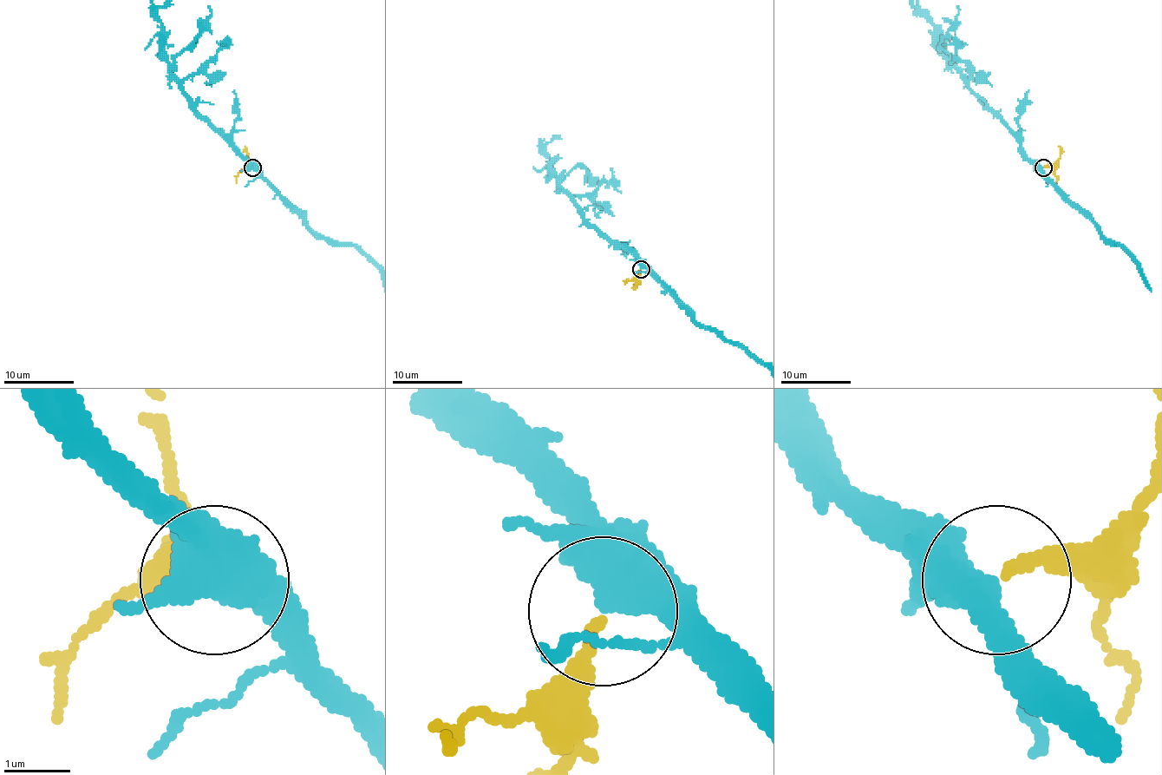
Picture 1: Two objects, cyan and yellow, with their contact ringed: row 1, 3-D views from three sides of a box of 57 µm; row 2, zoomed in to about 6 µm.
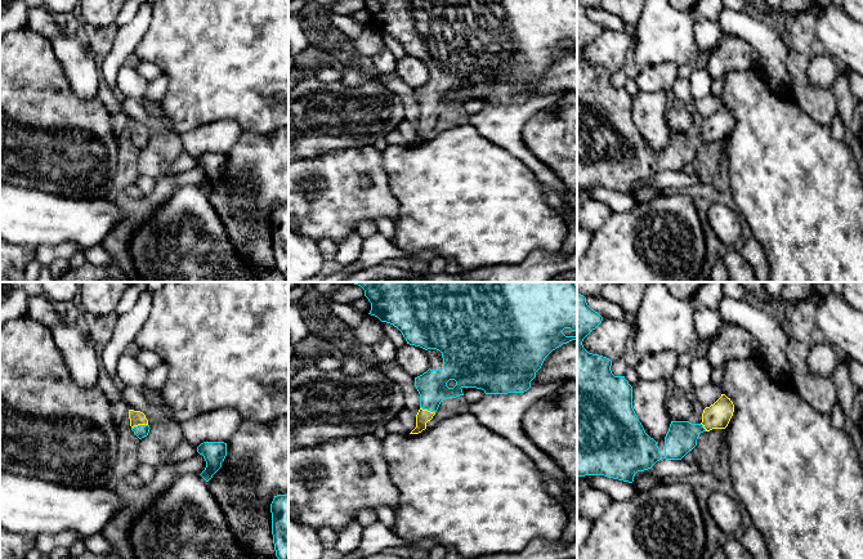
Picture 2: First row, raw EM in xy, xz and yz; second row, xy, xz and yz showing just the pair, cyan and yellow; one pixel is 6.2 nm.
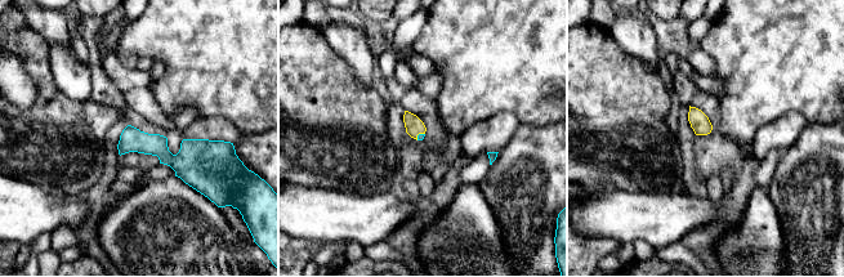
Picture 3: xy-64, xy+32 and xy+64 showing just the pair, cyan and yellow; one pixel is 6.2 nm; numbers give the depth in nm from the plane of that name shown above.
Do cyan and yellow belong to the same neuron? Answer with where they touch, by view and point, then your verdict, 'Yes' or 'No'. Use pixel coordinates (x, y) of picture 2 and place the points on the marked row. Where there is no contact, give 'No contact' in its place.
Touches cyan at xy (139, 425). Yes

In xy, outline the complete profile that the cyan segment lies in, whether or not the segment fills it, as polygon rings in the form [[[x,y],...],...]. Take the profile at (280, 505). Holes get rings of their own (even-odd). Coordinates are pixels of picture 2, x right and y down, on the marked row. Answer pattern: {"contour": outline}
{"contour": [[[289,495],[274,496],[270,513],[276,556],[289,559]]]}

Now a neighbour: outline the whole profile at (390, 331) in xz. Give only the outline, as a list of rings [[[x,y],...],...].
[[[383,322],[383,330],[385,335],[393,341],[393,344],[401,349],[402,346],[407,345],[406,339],[403,337],[402,332],[390,323]]]

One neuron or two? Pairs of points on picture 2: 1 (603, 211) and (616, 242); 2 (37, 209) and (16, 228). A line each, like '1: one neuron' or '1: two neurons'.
1: two neurons
2: one neuron

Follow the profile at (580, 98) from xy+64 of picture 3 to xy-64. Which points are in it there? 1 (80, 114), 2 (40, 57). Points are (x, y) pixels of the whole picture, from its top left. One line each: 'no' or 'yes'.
1: yes
2: yes

